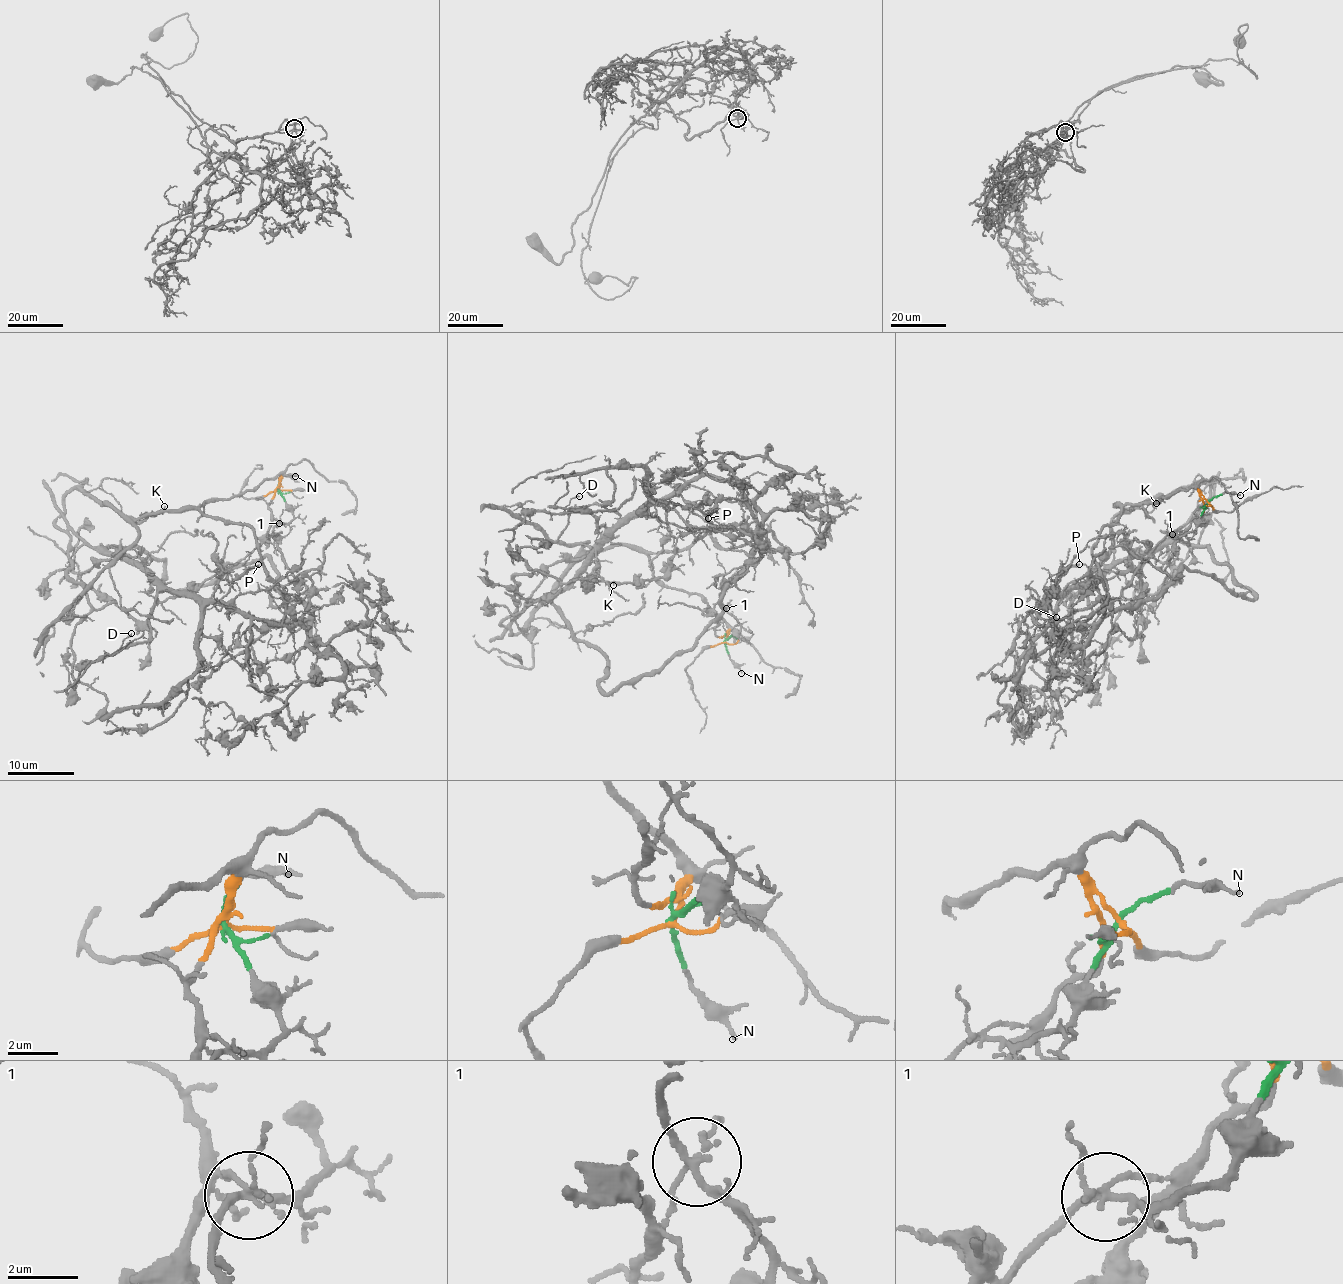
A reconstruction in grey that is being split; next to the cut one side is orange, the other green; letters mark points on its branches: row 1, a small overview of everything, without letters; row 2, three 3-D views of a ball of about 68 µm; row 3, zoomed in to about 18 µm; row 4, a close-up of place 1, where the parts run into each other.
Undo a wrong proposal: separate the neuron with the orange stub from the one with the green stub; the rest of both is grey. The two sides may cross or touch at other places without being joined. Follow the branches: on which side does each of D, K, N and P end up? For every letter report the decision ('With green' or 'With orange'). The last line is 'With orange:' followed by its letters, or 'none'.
D: With green
K: With orange
N: With green
P: With green
With orange: K

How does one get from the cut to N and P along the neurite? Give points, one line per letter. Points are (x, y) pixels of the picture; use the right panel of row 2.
N: (1208, 502), (1228, 492), (1240, 495)
P: (1208, 502), (1194, 530), (1169, 533), (1114, 599), (1038, 624), (1031, 613), (1079, 563)

